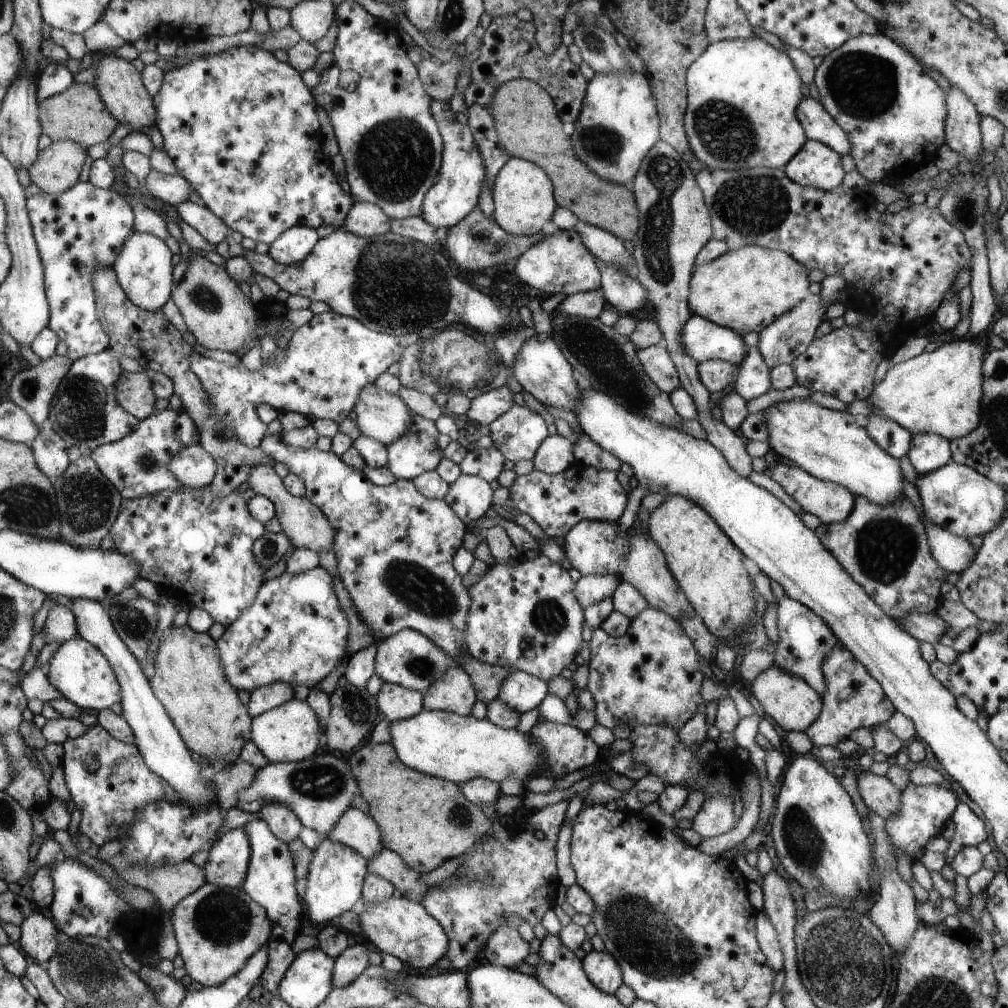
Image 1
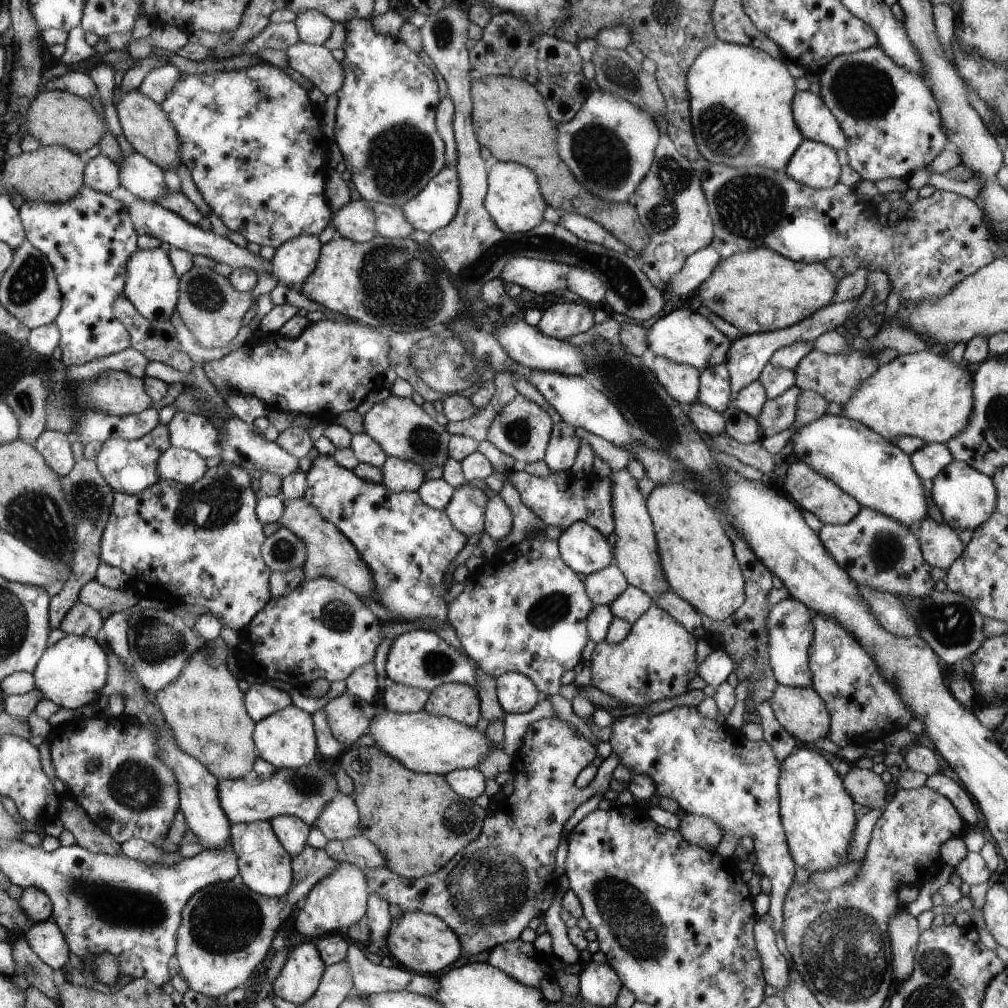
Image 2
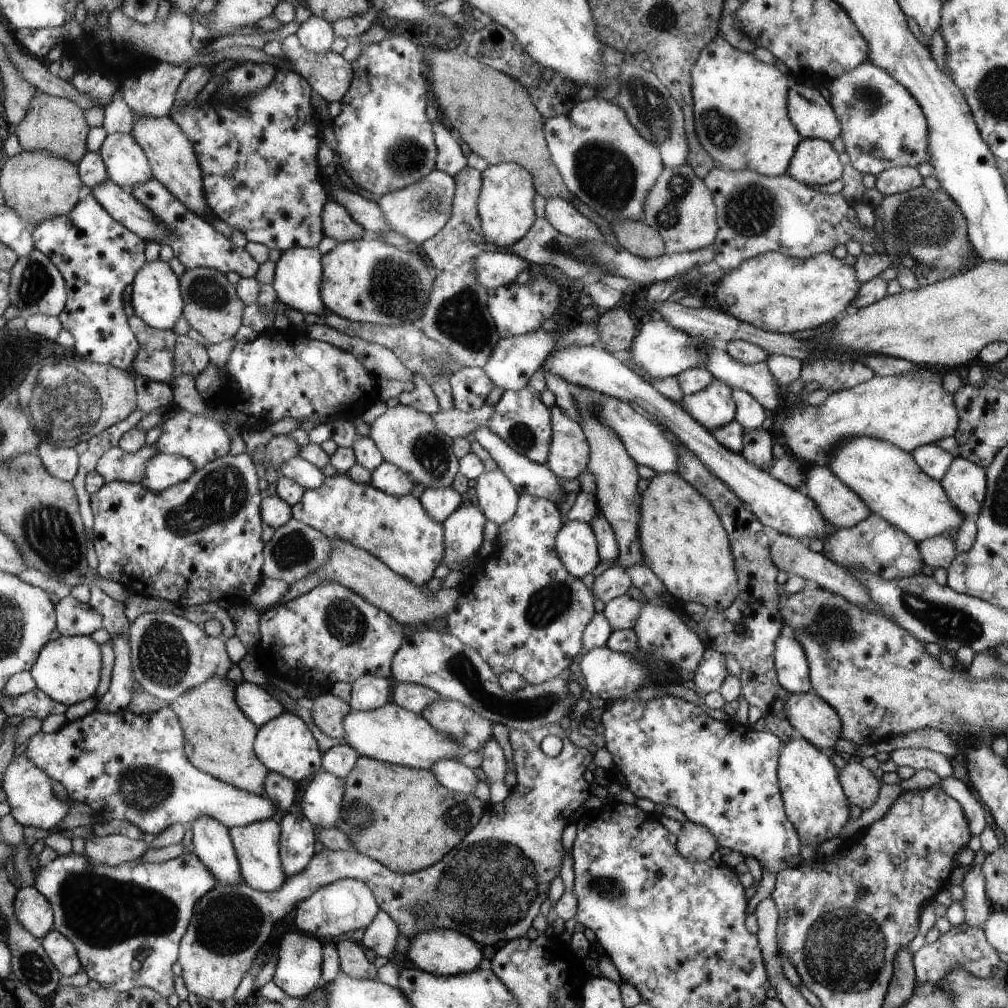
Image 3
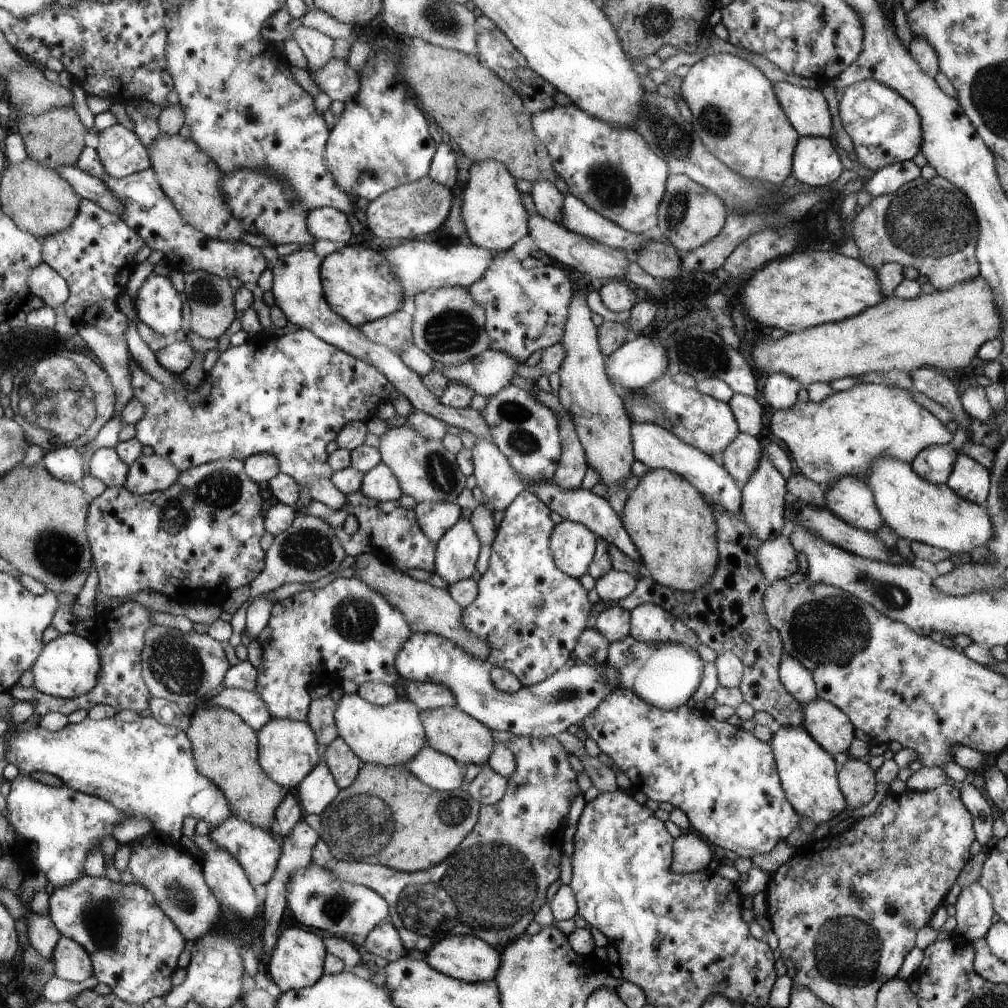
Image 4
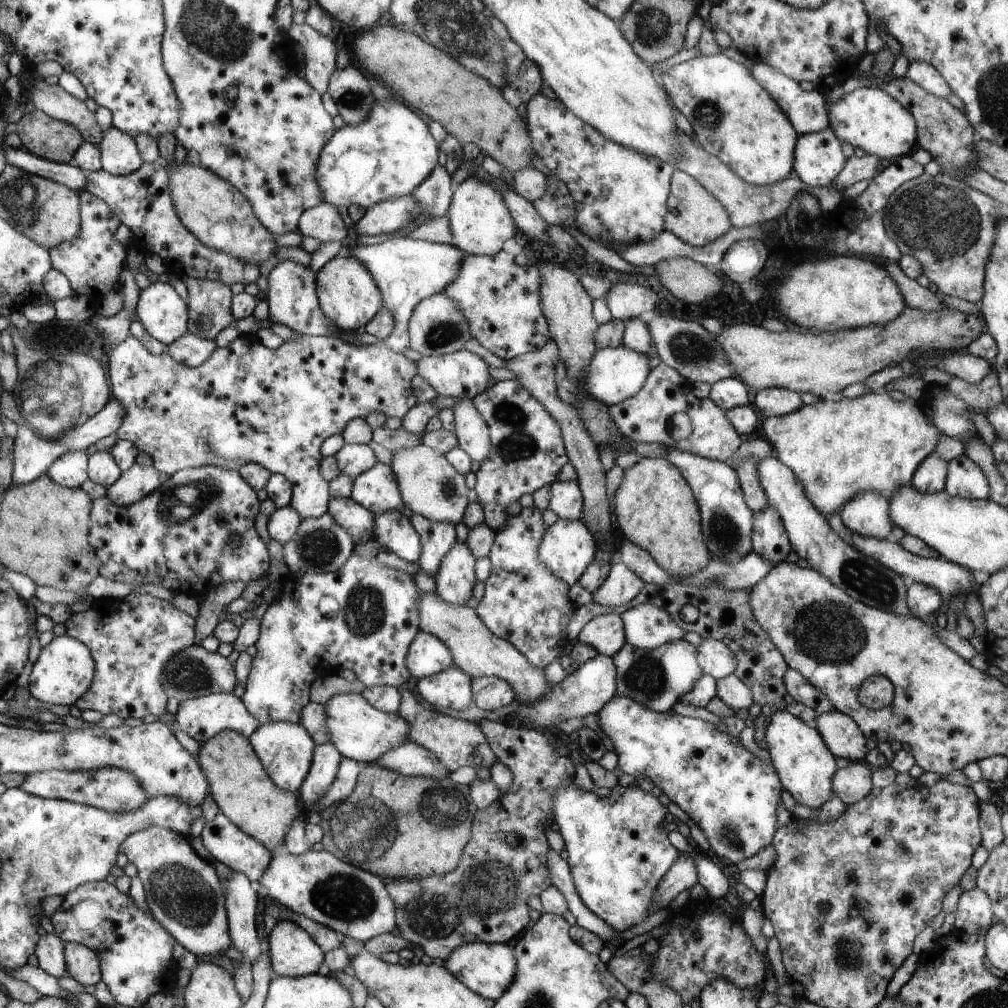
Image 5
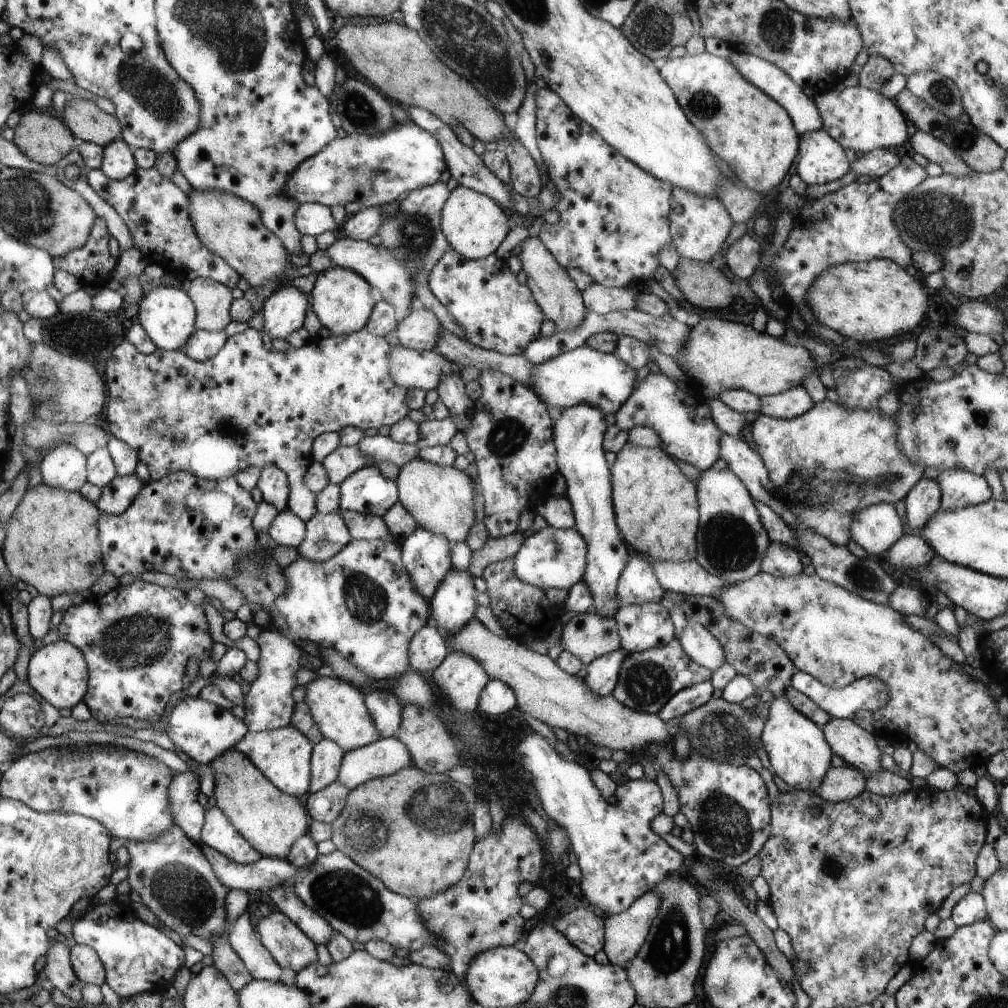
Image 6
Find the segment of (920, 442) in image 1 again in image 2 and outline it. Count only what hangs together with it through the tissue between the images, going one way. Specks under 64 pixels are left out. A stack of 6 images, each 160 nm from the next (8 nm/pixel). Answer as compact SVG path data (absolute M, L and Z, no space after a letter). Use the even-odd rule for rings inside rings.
M925 443L910 456L916 474L930 483L948 464L954 461L946 443Z

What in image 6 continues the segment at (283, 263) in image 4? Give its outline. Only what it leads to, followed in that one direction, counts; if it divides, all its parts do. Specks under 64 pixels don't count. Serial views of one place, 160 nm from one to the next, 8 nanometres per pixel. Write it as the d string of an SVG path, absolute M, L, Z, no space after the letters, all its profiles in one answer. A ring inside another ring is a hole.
M287 283L280 286L262 305L264 314L264 331L270 340L286 338L303 328L306 314L310 310L311 294L304 293Z

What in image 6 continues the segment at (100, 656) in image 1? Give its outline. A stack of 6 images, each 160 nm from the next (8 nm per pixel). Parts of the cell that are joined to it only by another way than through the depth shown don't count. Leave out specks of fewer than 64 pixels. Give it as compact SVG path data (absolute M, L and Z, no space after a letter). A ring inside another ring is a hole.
M62 639L43 645L35 650L29 660L27 668L27 683L38 696L50 702L58 710L71 710L80 701L86 698L87 688L90 686L90 669L83 652L75 644Z

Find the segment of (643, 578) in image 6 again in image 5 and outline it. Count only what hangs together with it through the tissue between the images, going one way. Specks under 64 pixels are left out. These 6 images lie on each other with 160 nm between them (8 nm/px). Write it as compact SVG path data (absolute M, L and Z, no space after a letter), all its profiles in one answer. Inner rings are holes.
M621 560L611 565L606 580L592 593L594 603L617 607L630 602L642 590L645 582Z

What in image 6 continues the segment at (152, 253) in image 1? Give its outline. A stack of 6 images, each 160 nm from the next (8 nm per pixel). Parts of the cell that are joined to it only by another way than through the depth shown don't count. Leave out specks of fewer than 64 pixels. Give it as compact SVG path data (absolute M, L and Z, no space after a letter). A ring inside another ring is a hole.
M162 284L147 287L137 306L137 322L143 325L147 335L158 345L158 350L177 351L185 346L194 334L194 320L197 319L195 303L178 288Z

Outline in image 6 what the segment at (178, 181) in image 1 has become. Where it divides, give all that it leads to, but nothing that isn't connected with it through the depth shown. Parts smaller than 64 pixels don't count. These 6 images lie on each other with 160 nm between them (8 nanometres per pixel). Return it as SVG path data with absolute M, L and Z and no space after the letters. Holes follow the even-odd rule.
M116 139L103 148L103 159L99 168L108 178L122 180L136 169L133 157L133 149L124 142L124 139Z

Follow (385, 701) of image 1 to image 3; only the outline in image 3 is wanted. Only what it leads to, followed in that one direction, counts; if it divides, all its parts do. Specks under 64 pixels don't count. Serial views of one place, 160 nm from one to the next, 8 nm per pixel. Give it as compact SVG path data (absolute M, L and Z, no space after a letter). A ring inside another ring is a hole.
M394 683L393 696L390 702L400 705L408 711L421 713L441 696L435 691L414 683Z

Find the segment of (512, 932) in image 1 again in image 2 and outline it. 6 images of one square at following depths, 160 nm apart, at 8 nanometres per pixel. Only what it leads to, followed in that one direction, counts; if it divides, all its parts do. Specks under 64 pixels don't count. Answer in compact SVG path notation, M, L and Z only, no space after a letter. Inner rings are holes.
M512 940L494 947L487 957L487 964L502 970L512 980L519 981L528 988L539 988L544 978L544 970L536 960L536 948L532 943Z

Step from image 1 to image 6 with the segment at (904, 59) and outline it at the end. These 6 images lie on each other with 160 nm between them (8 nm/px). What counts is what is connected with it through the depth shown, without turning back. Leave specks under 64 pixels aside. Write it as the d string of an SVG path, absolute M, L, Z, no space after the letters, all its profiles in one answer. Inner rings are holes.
M859 84L846 87L841 92L835 89L813 96L823 120L823 129L842 148L851 148L855 152L870 152L874 149L892 149L908 142L908 122L904 113L893 99L882 93L861 87Z

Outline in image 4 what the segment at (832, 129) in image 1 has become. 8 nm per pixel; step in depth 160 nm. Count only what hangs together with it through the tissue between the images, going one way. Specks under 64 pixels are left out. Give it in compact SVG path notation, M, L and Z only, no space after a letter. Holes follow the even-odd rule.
M786 81L773 85L780 106L801 137L830 138L832 119L820 88L800 87Z

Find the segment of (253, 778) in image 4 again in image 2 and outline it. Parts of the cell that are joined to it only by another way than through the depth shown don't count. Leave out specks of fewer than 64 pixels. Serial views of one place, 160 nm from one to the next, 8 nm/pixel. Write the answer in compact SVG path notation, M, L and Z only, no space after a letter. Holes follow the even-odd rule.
M221 637L212 640L212 642L206 641L200 650L188 654L186 666L184 666L182 674L178 676L178 680L156 692L155 702L162 713L163 720L175 736L176 744L184 752L195 757L200 764L204 764L208 768L208 772L220 780L246 779L247 775L254 771L259 759L254 742L256 723L247 713L246 694L242 693L238 687L239 678L231 672L231 668L228 668L228 654L232 652L234 651L231 646L226 644Z

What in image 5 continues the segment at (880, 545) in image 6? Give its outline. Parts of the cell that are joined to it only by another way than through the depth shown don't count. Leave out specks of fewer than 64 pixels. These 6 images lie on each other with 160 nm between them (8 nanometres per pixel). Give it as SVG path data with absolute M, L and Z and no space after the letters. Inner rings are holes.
M866 491L847 500L839 515L850 532L865 537L886 539L894 527L890 504L876 491Z

